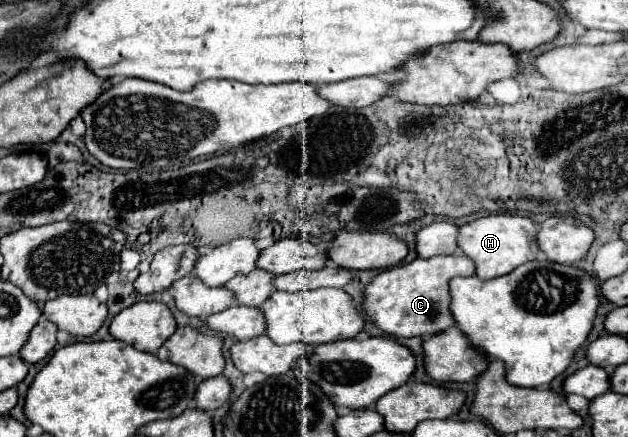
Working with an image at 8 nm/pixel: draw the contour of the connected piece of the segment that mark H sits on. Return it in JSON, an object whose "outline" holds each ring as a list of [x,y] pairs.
{"outline":[[[488,214],[484,218],[460,226],[458,246],[466,256],[470,256],[476,262],[476,276],[482,280],[490,280],[512,272],[520,264],[536,260],[540,256],[536,236],[538,236],[538,226],[528,216]]]}

